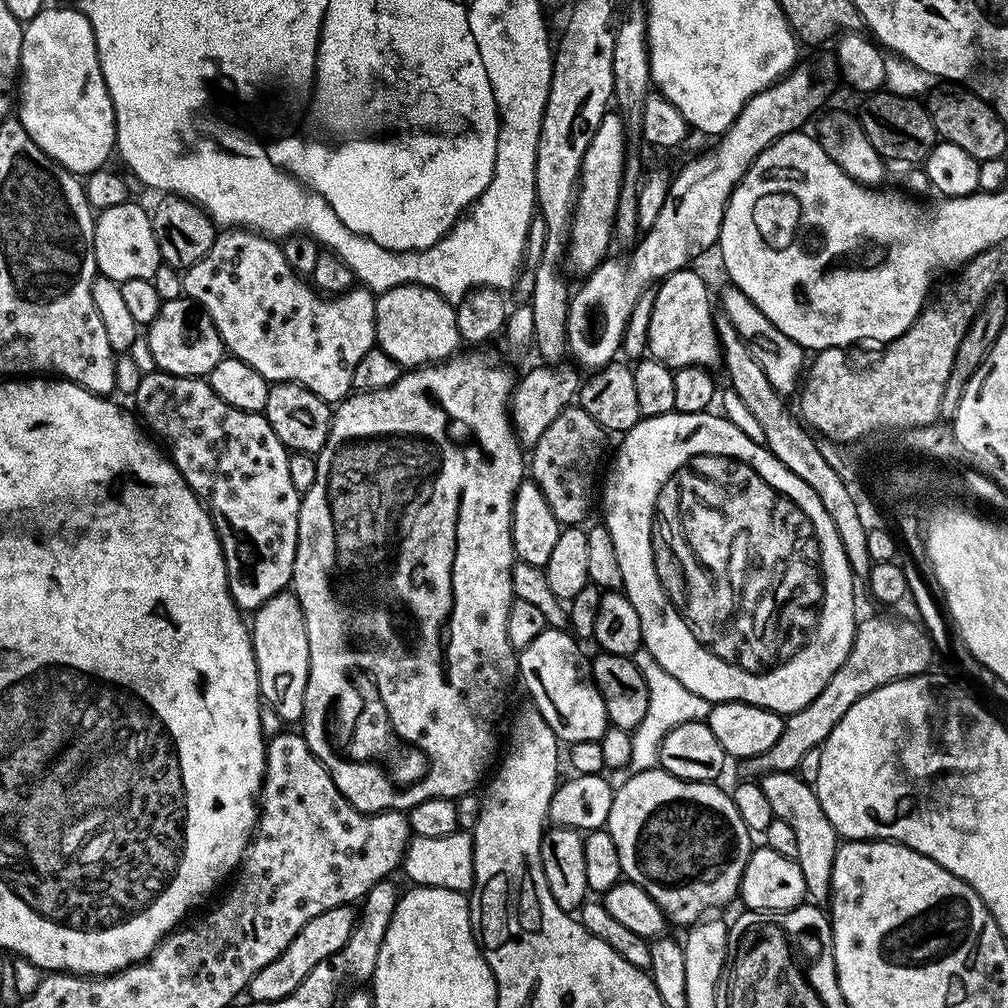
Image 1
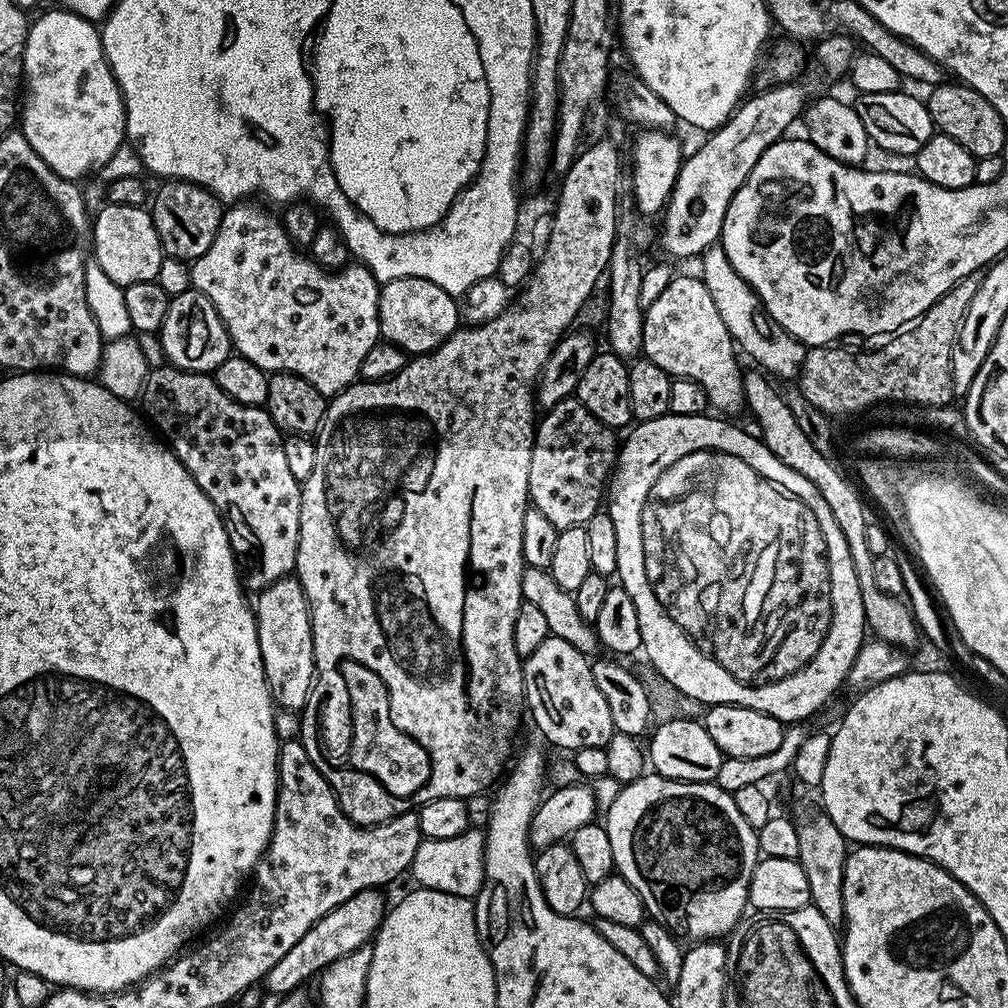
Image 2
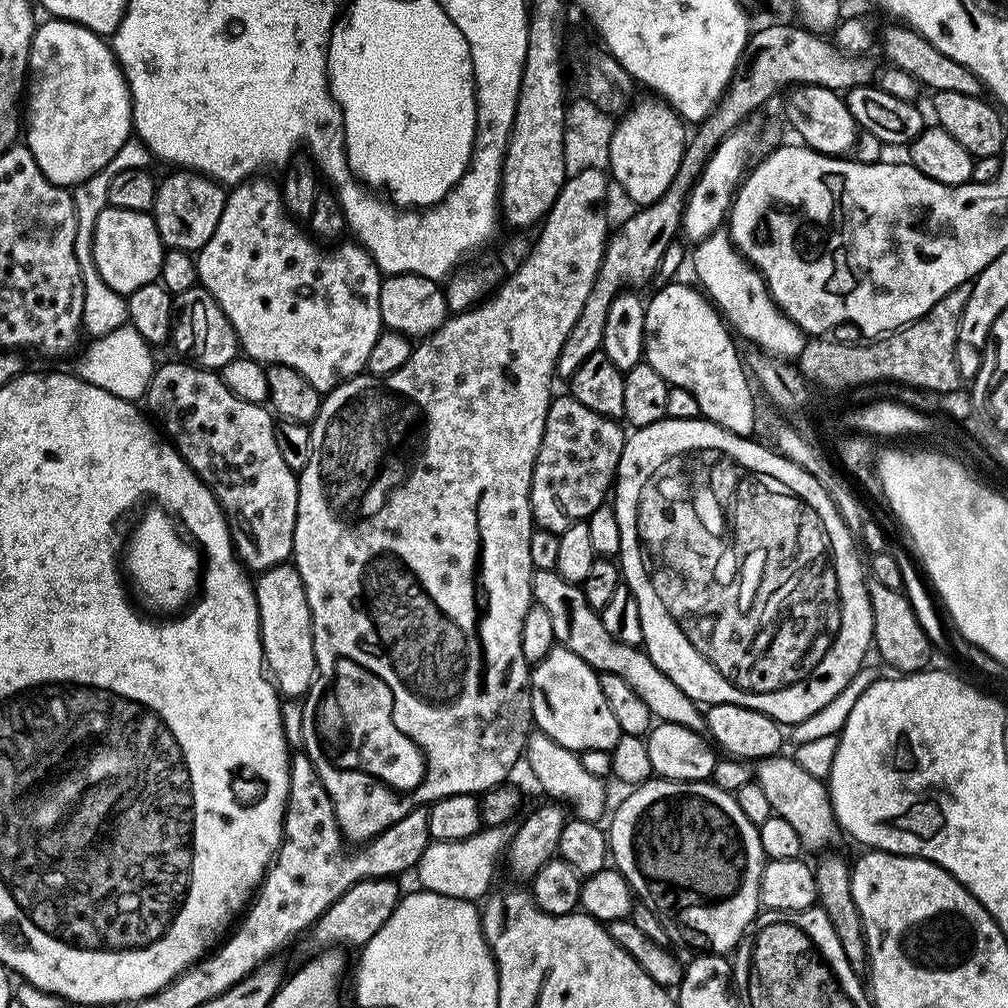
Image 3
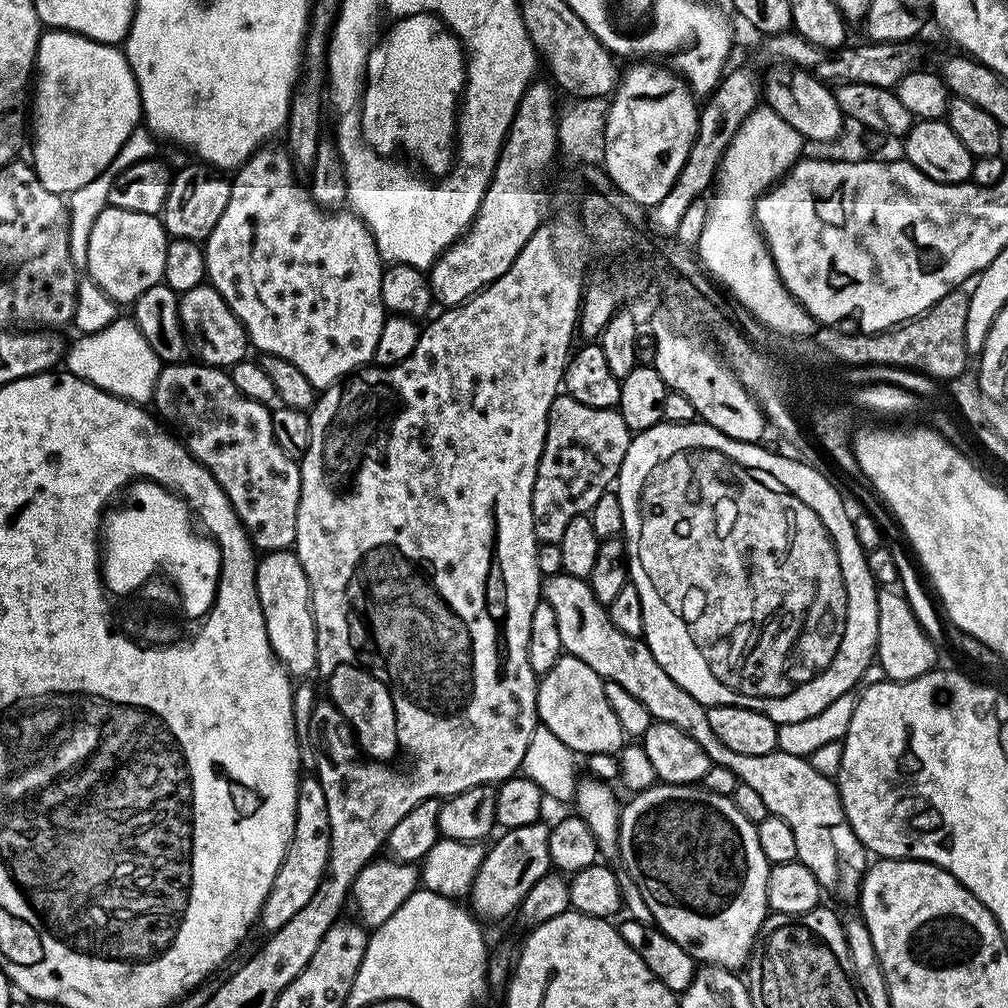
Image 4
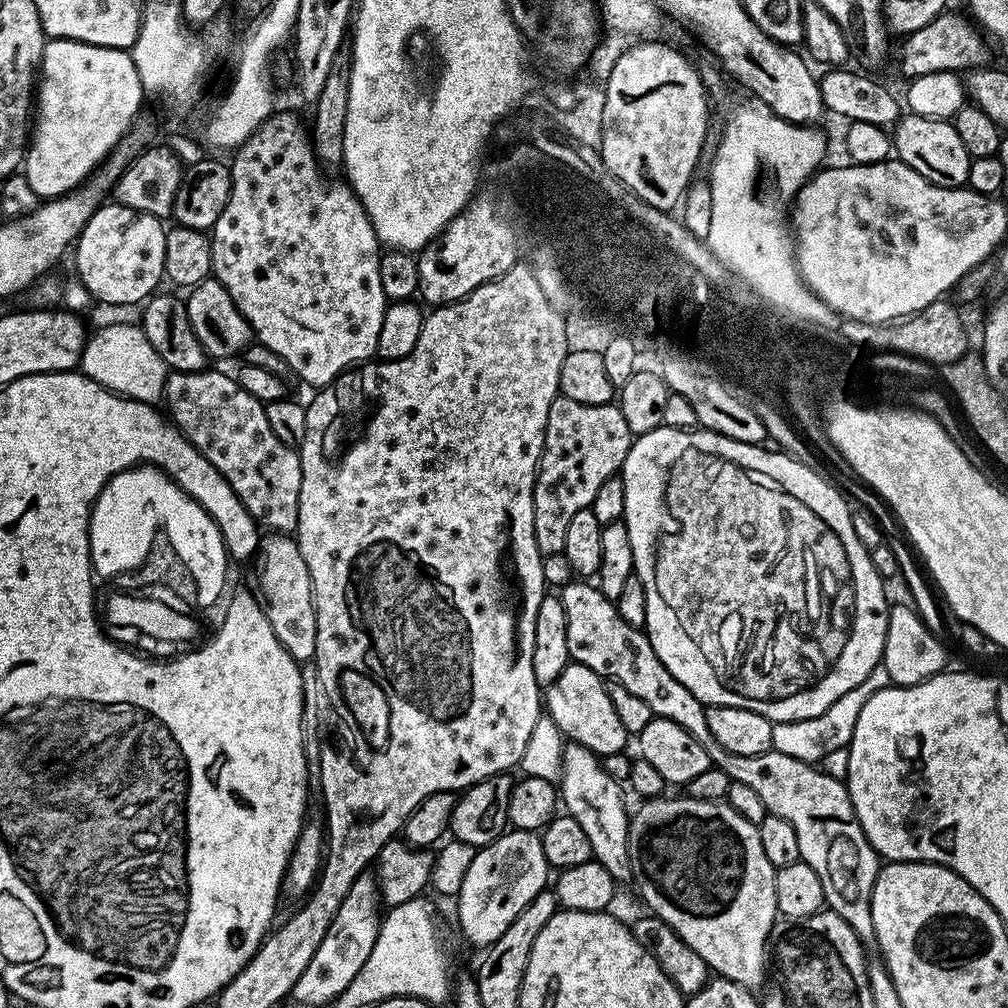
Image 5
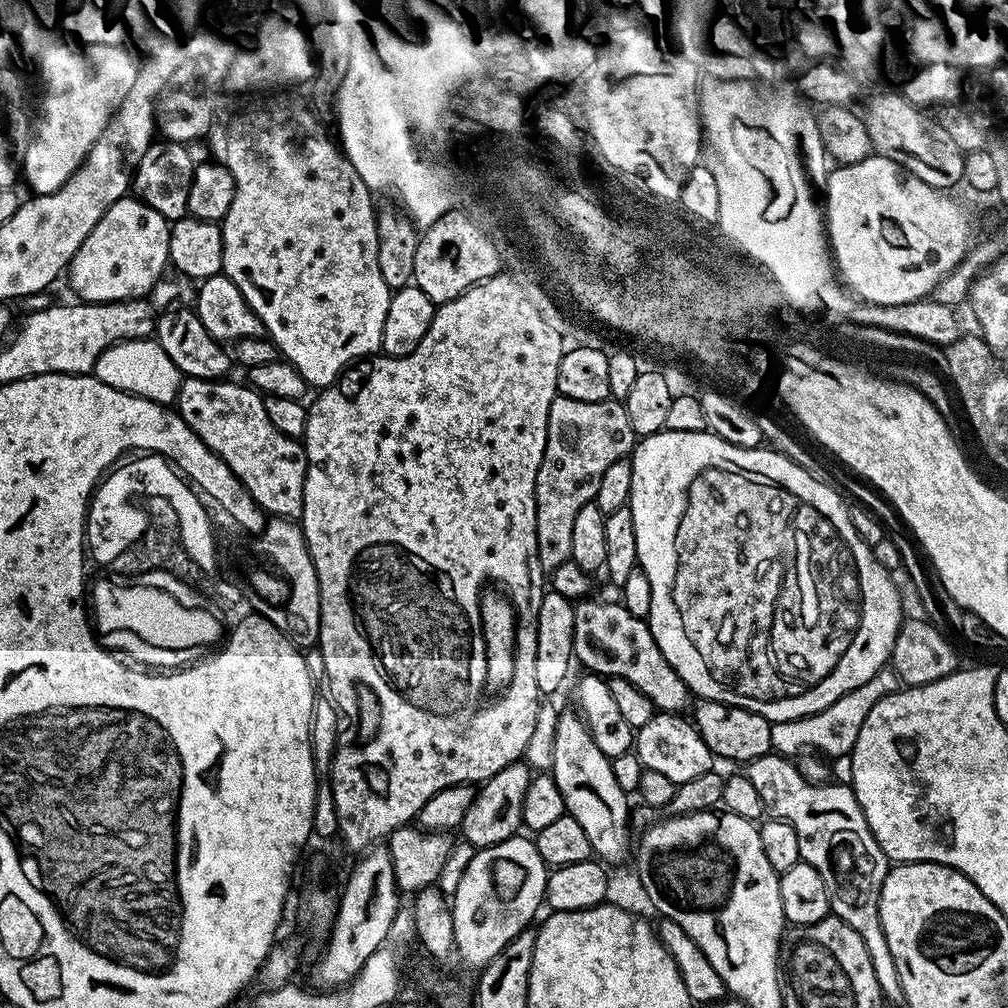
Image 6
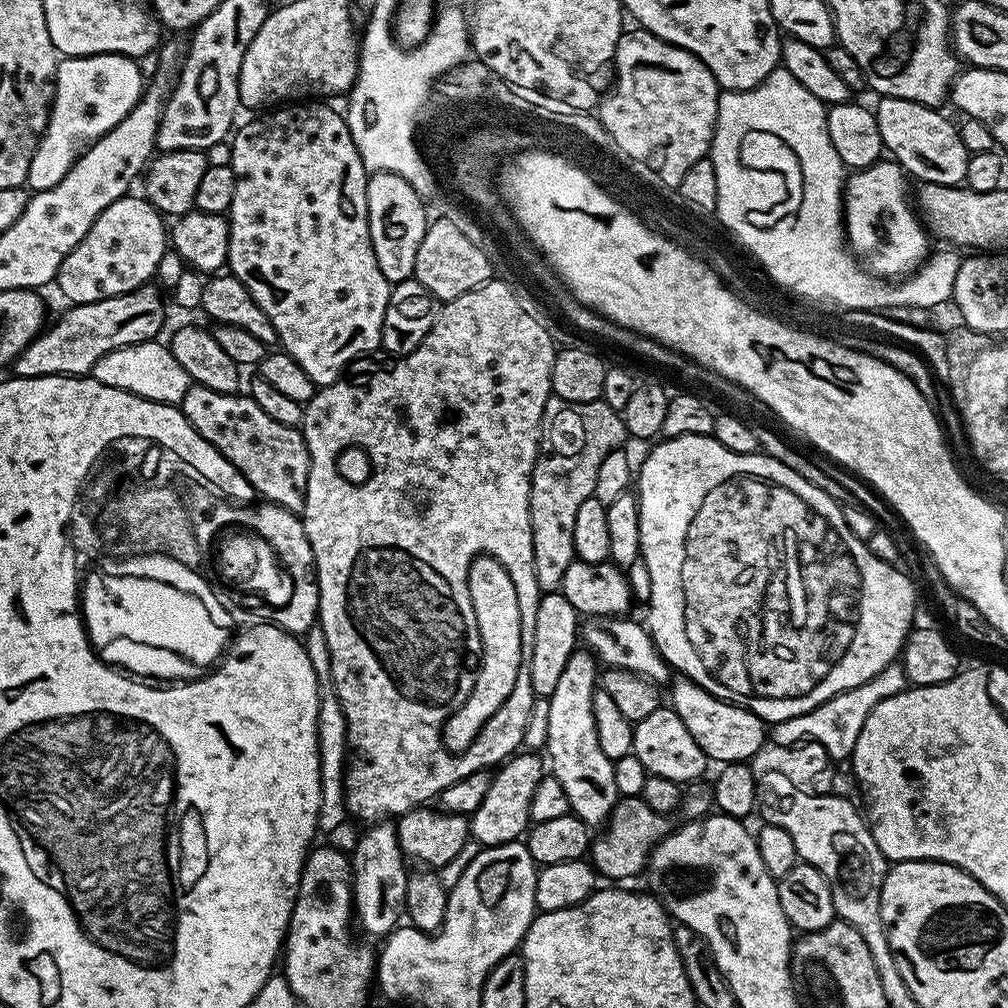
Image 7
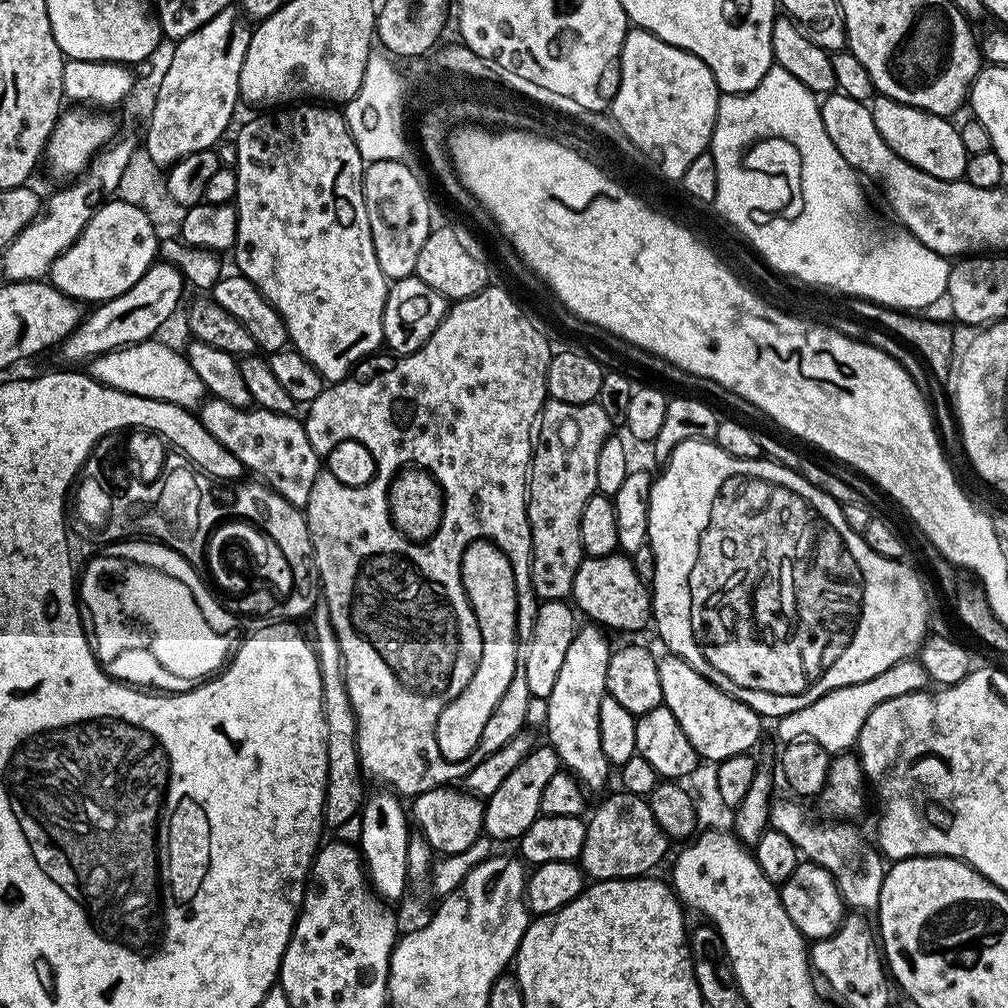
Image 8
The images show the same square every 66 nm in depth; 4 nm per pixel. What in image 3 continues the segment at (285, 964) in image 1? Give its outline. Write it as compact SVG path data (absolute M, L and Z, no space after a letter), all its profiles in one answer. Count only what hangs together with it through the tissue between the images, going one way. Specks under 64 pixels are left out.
M392 878L382 880L363 880L355 884L346 894L342 894L331 906L317 918L310 929L310 937L316 946L345 946L344 944L357 944L363 946L374 938L378 930L390 918L390 914L400 903L402 889L396 885Z

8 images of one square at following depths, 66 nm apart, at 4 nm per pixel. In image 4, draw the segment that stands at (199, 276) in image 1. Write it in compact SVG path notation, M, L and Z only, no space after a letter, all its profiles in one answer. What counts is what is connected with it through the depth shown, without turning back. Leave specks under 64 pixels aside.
M261 146L235 173L230 202L202 244L206 280L240 319L257 353L294 362L317 390L323 390L372 360L386 319L382 302L385 265L364 221L351 210L325 212L318 207L309 189L296 181L287 147L272 147Z

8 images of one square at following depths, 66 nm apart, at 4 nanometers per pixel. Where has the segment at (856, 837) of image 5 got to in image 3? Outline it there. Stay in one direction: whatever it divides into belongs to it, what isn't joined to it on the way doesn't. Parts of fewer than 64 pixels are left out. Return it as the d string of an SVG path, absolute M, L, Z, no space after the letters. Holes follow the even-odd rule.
M537 568L532 573L532 598L535 604L546 609L554 625L557 645L578 654L578 658L582 658L582 662L589 664L597 674L605 672L618 674L618 678L626 678L626 682L642 698L642 702L646 702L657 721L686 726L699 733L705 731L706 716L696 701L691 700L678 686L674 686L665 672L654 666L647 652L631 644L619 644L606 631L599 611L586 602L581 585L569 584L566 578L562 578L553 569ZM785 754L767 756L759 761L754 768L754 780L766 790L766 798L770 801L773 813L786 818L794 831L798 833L801 849L819 853L828 850L836 840L836 835L841 835L842 829L836 822L836 815L828 797L828 785L812 772L807 772L800 764L795 764Z

